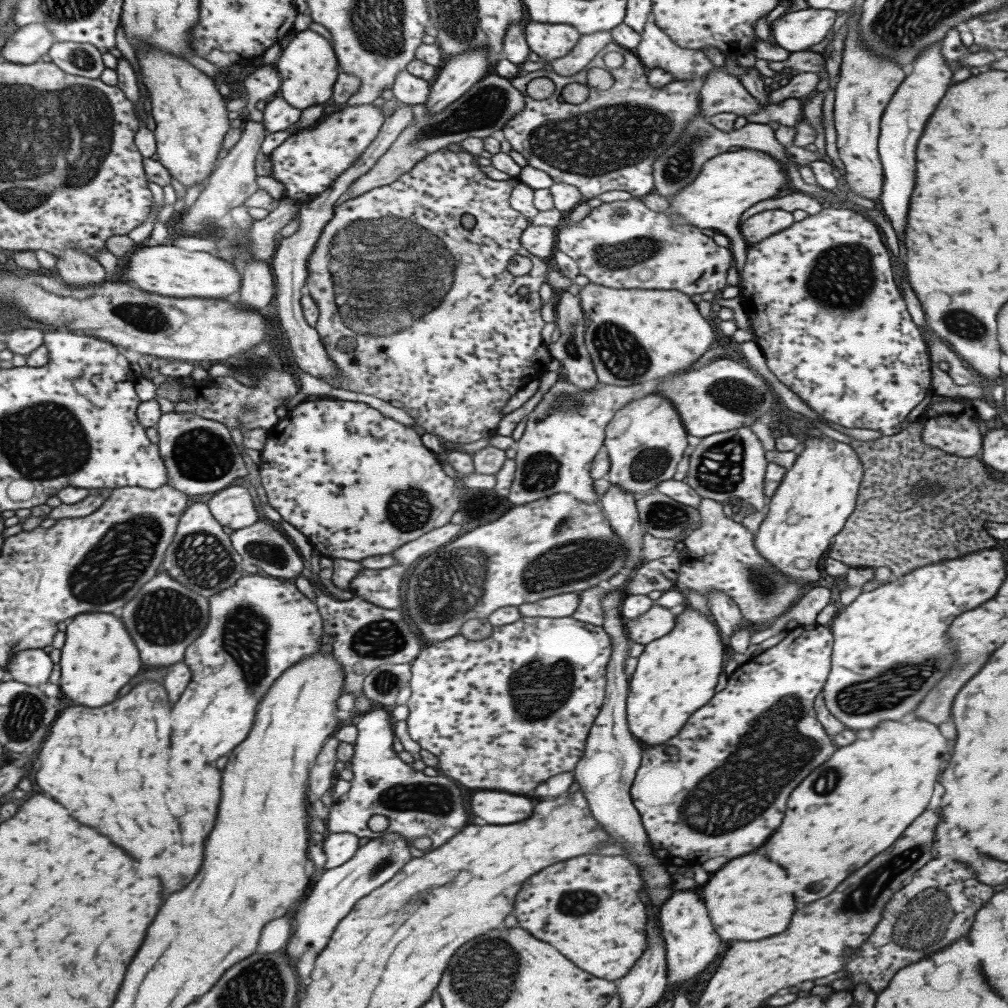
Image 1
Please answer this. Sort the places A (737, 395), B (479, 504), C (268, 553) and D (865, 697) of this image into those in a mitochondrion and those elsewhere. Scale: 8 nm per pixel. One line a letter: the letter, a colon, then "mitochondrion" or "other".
A: mitochondrion
B: mitochondrion
C: mitochondrion
D: mitochondrion

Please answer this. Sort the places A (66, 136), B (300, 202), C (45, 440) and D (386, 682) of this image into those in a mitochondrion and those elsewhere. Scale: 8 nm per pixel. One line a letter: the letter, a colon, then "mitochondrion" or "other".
A: mitochondrion
B: other
C: mitochondrion
D: mitochondrion

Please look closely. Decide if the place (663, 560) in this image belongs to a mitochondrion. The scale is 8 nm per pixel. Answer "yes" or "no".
no

